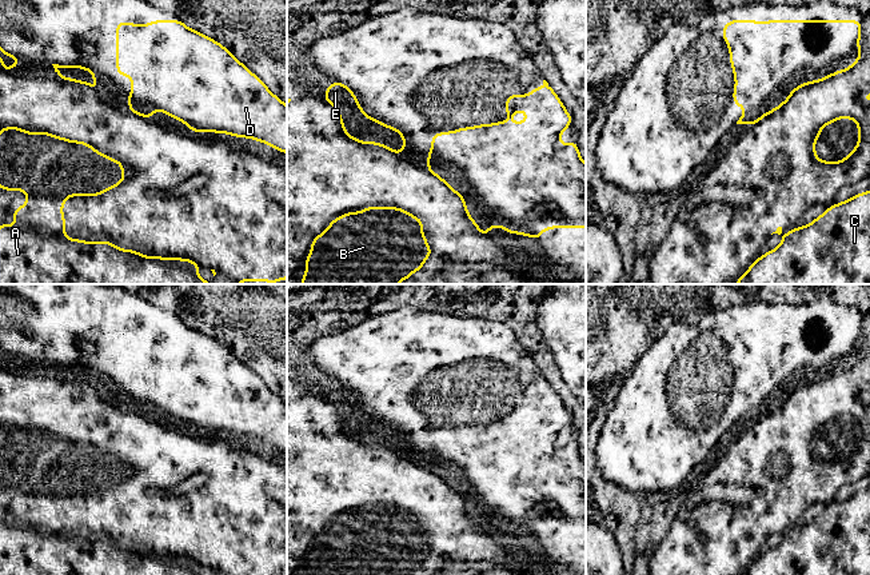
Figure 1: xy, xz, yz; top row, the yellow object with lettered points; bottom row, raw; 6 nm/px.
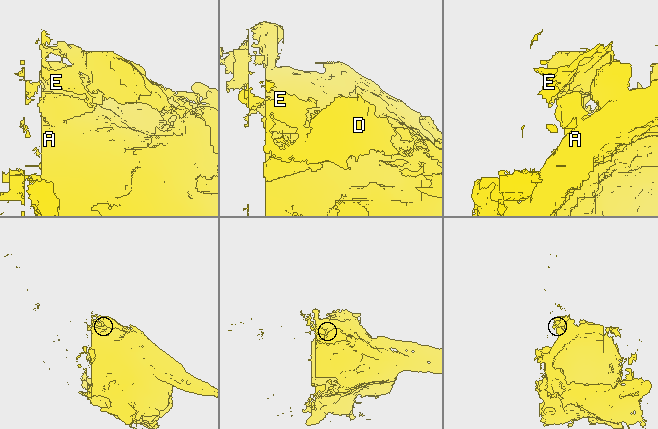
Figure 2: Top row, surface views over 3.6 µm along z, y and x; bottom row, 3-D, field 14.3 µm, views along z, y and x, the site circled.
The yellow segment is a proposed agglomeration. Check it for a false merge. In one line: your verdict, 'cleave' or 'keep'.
cleave

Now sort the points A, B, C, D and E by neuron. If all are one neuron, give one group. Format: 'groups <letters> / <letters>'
groups A B C E / D

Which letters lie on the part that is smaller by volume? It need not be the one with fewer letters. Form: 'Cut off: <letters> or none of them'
Cut off: D

